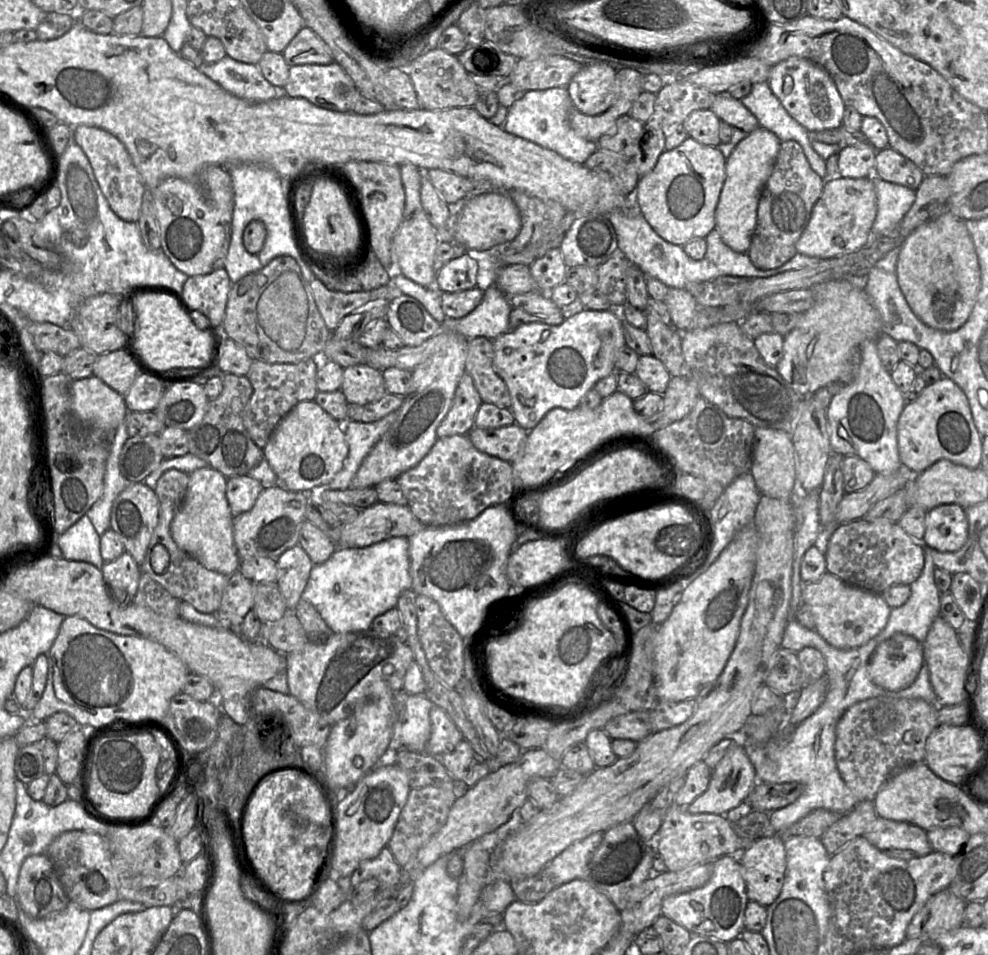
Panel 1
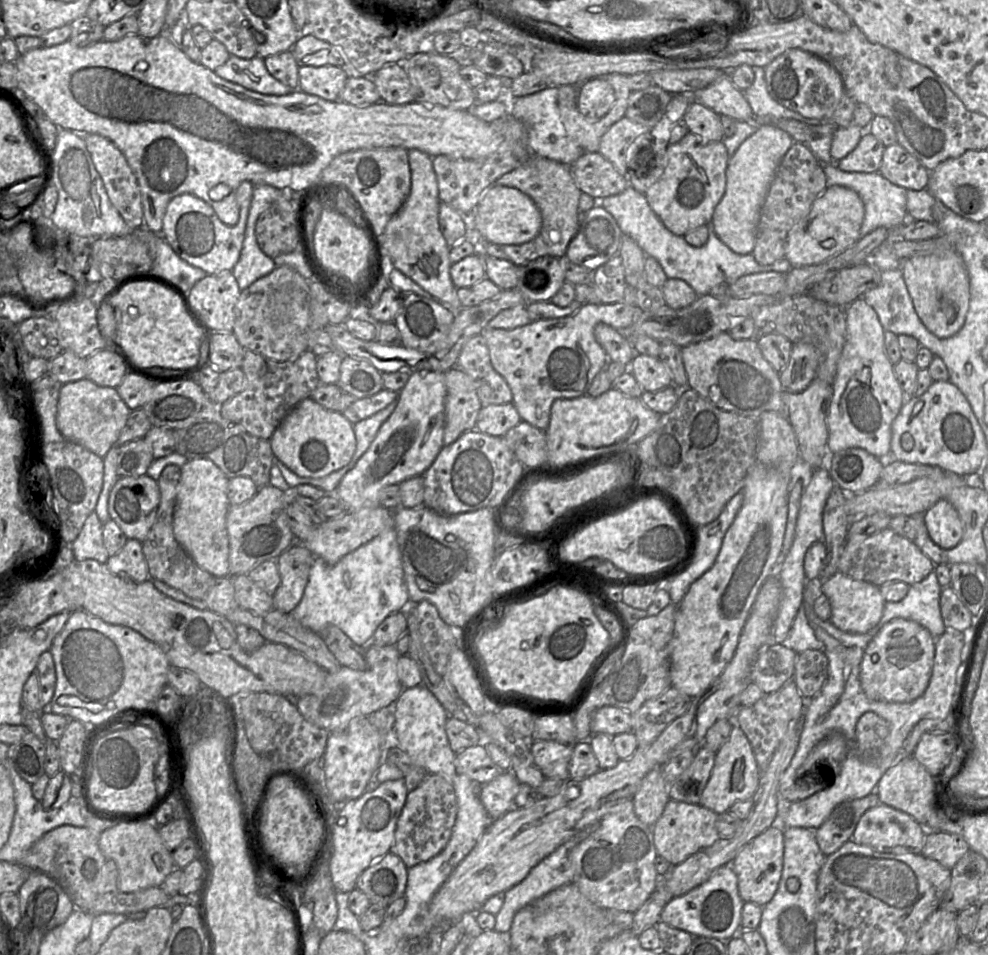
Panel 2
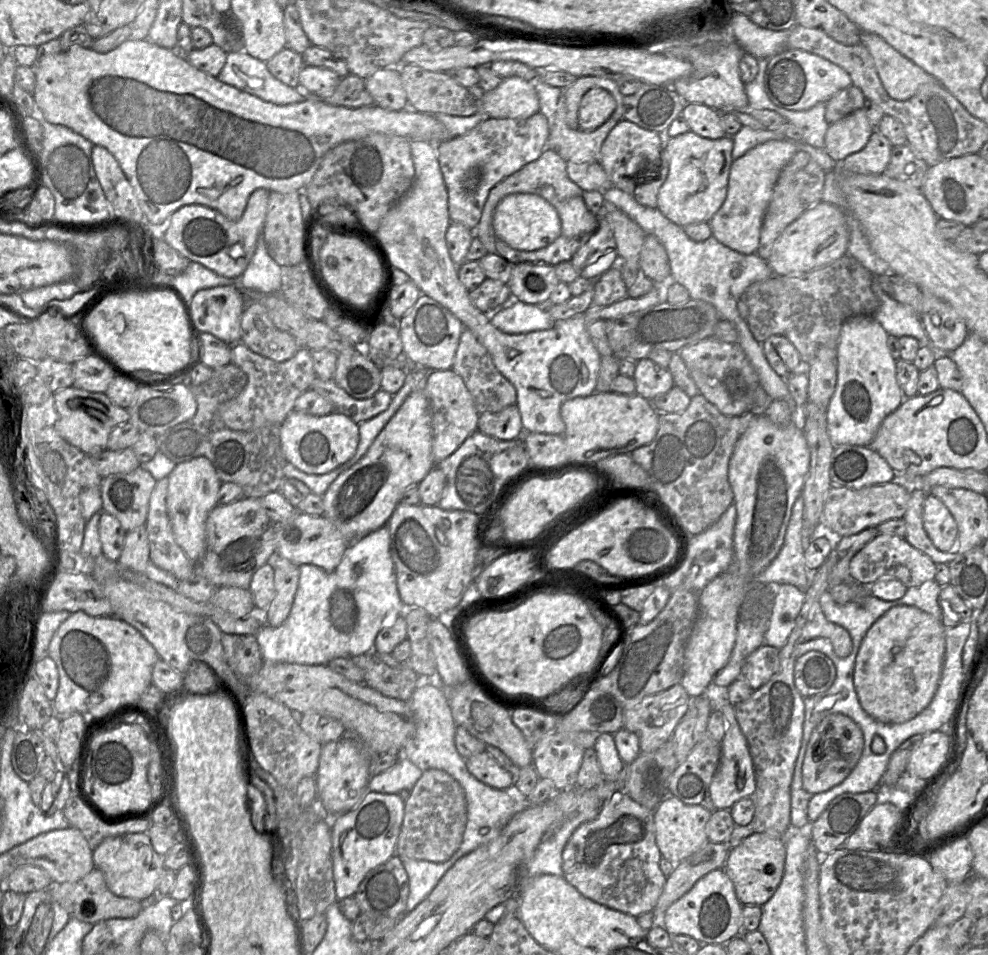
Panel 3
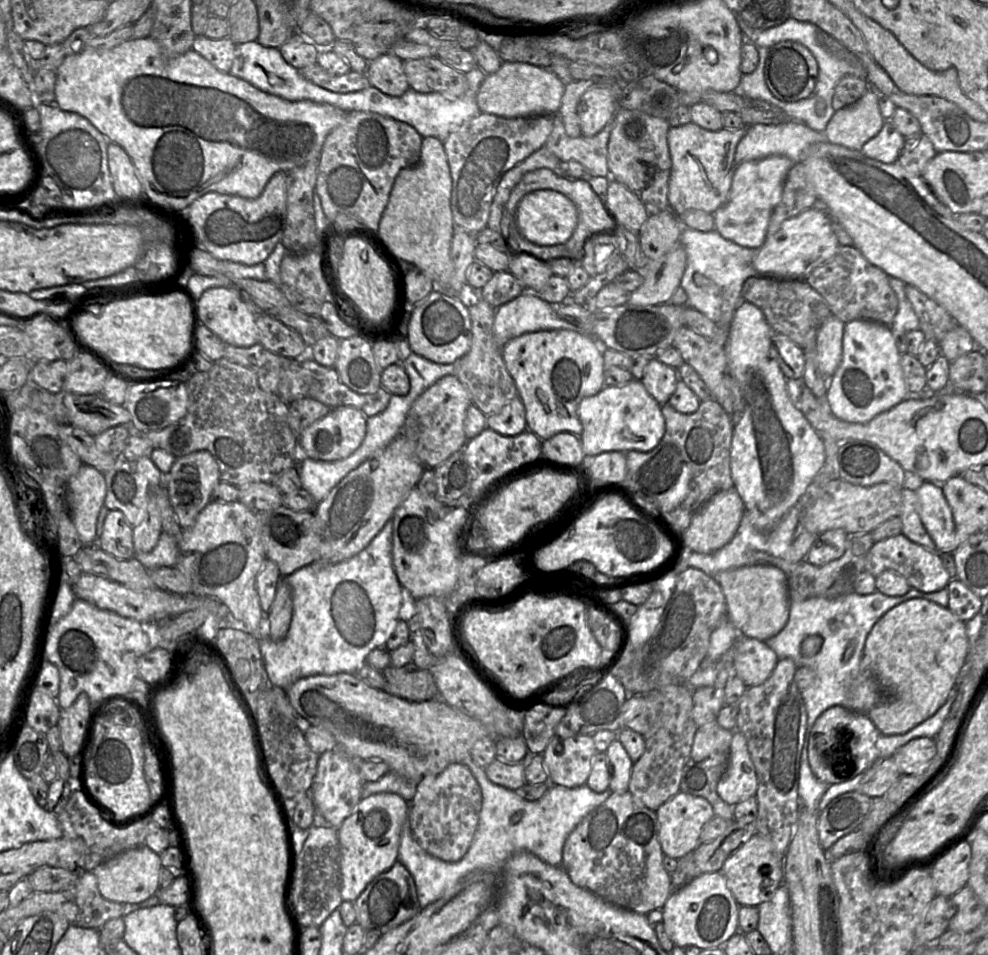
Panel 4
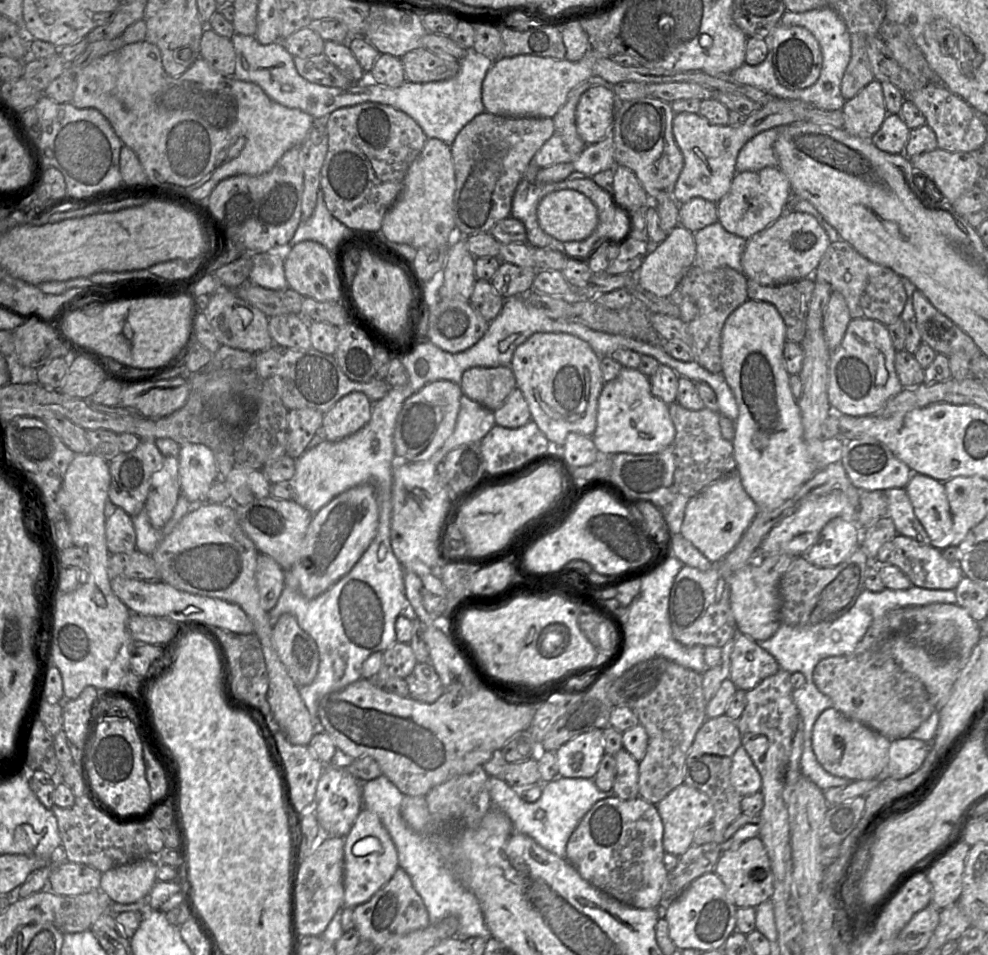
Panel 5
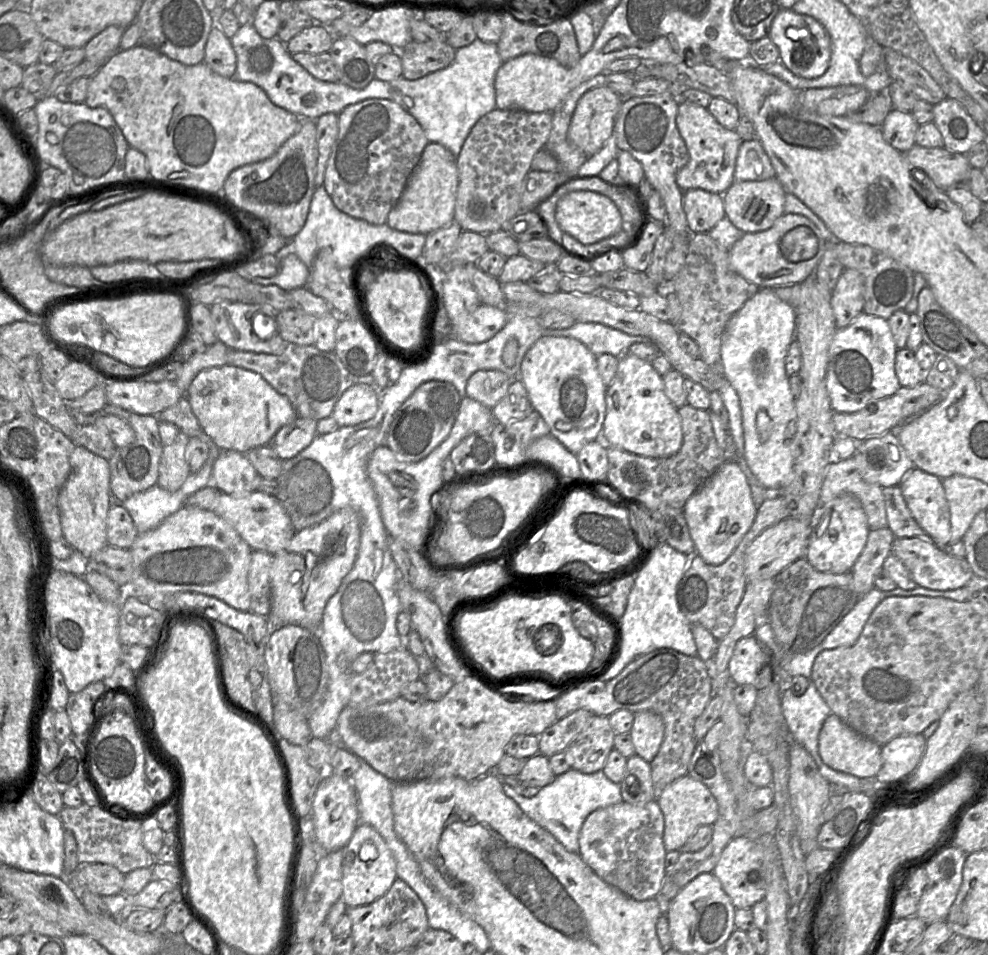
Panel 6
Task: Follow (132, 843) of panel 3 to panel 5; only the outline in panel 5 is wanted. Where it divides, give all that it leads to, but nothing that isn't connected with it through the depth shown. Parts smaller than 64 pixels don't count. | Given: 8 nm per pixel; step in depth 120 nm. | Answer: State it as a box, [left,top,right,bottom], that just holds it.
[100,856,158,904]

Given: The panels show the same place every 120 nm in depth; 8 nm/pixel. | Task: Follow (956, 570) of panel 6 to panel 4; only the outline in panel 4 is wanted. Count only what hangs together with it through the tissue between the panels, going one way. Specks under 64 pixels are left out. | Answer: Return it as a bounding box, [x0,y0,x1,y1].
[864,533,952,593]

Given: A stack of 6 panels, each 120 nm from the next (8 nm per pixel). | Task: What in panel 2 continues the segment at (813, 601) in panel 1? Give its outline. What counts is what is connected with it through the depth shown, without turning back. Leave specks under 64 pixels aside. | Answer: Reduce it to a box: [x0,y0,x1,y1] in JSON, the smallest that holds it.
[821,571,886,634]

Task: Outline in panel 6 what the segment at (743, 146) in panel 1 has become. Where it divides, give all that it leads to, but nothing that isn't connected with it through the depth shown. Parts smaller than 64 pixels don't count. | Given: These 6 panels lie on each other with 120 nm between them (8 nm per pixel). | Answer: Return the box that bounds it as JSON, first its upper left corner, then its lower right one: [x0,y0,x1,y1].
[723,177,786,233]

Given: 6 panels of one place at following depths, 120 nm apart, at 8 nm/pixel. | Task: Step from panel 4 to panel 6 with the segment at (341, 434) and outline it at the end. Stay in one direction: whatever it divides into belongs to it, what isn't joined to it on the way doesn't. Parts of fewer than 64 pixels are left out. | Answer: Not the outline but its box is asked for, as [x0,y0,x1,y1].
[331,384,380,427]

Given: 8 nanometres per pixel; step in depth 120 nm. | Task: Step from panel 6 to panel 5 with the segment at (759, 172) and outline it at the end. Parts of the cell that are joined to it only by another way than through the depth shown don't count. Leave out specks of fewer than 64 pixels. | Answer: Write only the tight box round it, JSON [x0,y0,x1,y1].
[736,127,783,173]

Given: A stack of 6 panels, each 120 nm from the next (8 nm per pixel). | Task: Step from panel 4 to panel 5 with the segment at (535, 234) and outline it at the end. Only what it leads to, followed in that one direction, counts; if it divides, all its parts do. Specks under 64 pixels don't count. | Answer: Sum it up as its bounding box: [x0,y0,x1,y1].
[537,189,598,241]

